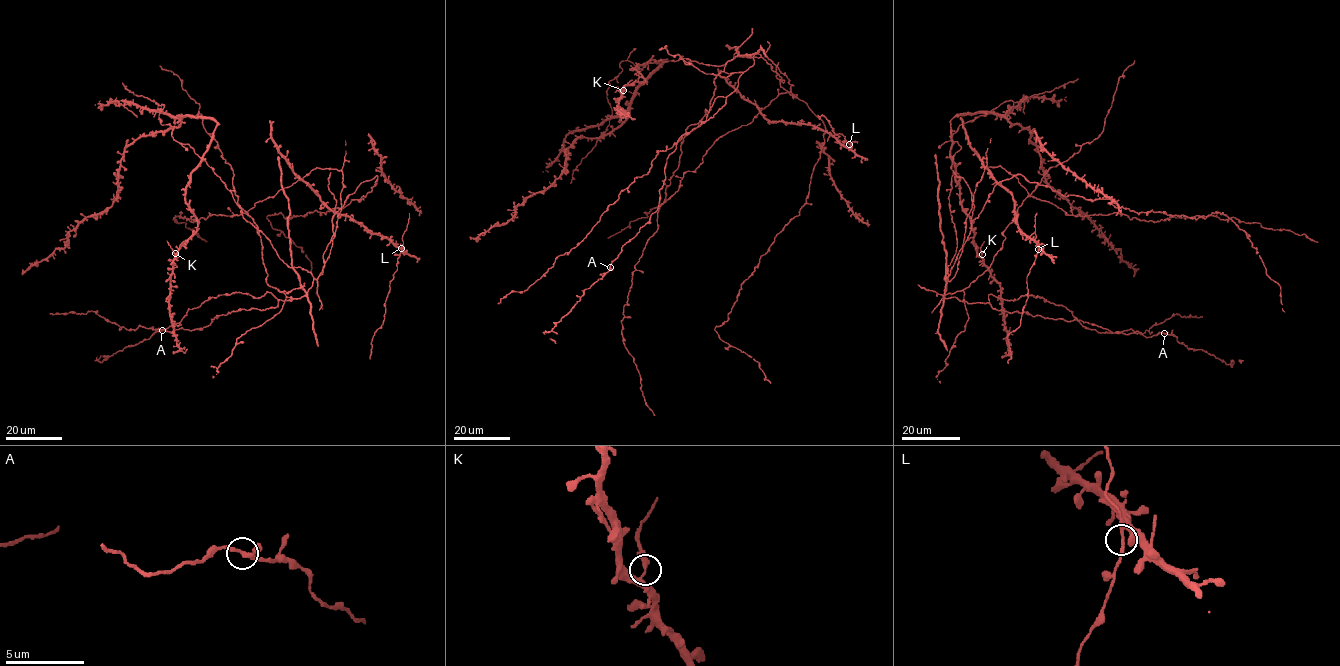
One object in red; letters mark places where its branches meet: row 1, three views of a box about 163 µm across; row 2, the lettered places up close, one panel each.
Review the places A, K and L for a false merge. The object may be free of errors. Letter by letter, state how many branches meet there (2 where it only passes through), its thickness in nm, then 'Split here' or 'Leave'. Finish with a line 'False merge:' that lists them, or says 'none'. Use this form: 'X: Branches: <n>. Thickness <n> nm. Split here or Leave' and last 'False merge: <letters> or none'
A: Branches: 3. Thickness 240 nm. Leave
K: Branches: 3. Thickness 240 nm. Split here
L: Branches: 3. Thickness 190 nm. Leave
False merge: K

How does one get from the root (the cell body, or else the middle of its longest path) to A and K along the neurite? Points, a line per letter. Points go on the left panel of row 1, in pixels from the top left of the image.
A: (316, 279), (306, 296), (280, 299), (275, 307), (232, 311), (211, 319), (202, 329), (162, 330)
K: (316, 279), (279, 257), (204, 160), (186, 189), (185, 203), (197, 230), (175, 254)

